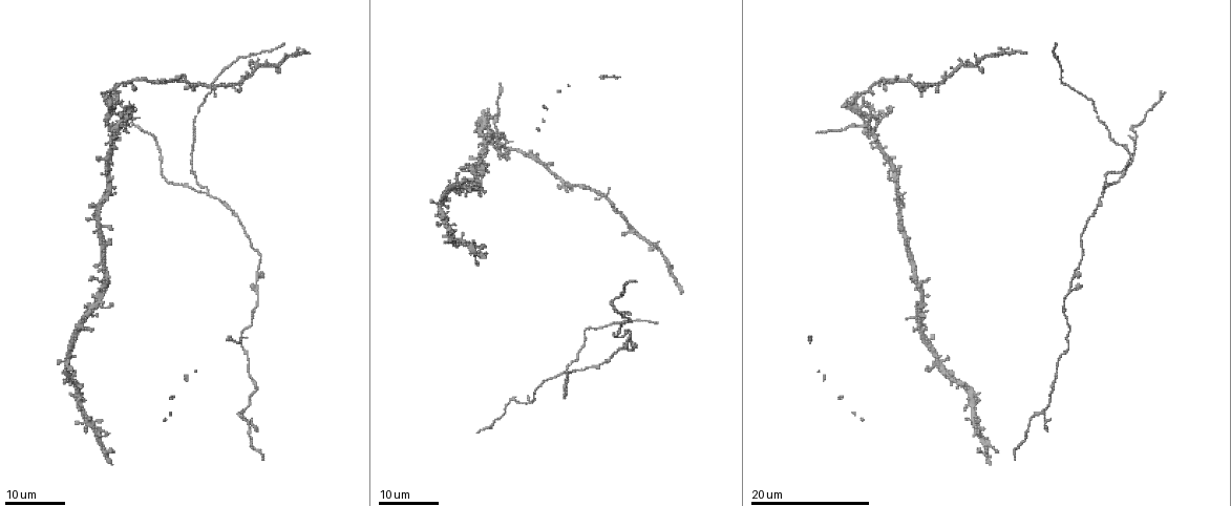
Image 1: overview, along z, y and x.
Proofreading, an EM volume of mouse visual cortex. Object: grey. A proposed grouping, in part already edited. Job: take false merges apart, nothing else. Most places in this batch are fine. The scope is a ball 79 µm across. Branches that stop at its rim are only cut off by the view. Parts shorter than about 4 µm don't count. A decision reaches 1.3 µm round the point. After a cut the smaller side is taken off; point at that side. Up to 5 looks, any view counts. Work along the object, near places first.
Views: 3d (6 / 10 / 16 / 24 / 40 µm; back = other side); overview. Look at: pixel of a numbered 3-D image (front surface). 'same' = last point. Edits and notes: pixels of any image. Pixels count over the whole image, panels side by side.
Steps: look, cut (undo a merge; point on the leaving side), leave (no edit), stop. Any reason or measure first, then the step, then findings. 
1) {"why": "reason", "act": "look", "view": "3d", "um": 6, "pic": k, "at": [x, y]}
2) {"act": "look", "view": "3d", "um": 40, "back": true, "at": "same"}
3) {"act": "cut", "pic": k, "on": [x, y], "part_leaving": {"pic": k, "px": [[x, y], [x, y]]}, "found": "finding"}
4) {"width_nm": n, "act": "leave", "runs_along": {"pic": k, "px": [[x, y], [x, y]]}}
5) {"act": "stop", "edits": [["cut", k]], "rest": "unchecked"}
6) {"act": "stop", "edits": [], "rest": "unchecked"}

{"act": "look", "view": "3d", "um": 24, "pic": 1, "at": [82, 326]}

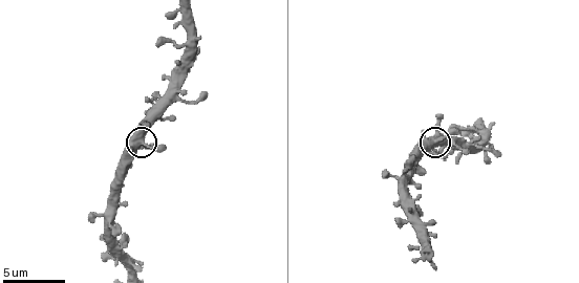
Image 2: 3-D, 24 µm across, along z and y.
{"why": "zoom in", "act": "look", "view": "3d", "um": 10, "pic": 2, "at": [141, 143]}

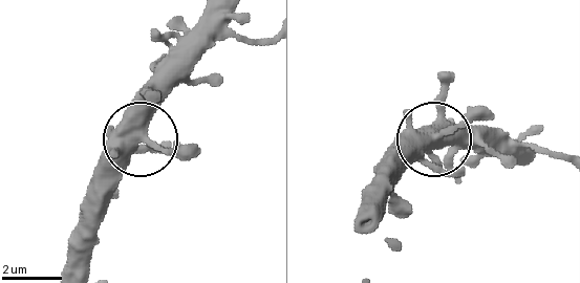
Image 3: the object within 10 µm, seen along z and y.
{"act": "leave", "runs_along": {"pic": 3, "px": [[228, 12], [220, 35], [143, 132], [146, 142], [195, 152]]}, "found": "one neuron here"}

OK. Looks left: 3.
{"why": "looks like a crossing", "act": "look", "view": "3d", "um": 16, "pic": 2, "at": [174, 98]}

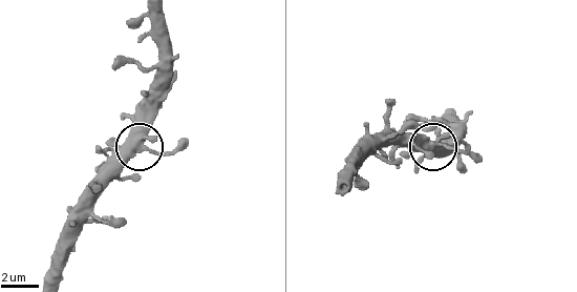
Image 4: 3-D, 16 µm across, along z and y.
{"side_arm_um": 35, "act": "leave", "found": "all the same neuron"}

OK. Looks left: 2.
{"why": "three arms meet", "act": "look", "view": "3d", "um": 16, "pic": 1, "at": [582, 370]}

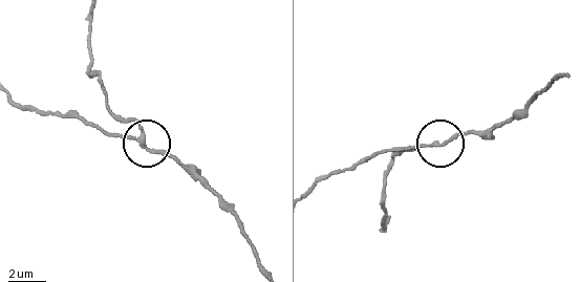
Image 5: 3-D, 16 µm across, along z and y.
{"why": "zoom in", "act": "look", "view": "3d", "um": 6, "pic": 5, "at": [142, 141]}

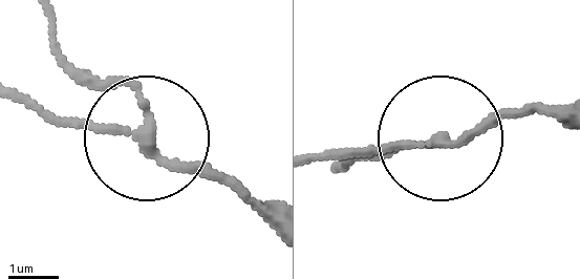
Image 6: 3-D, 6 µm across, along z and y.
{"arms": 3, "act": "leave", "runs_along": {"pic": 6, "px": [[342, 166], [443, 142], [335, 153]]}, "found": "all the same neuron"}

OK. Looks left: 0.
{"act": "stop", "edits": [], "rest": "unchecked"}

